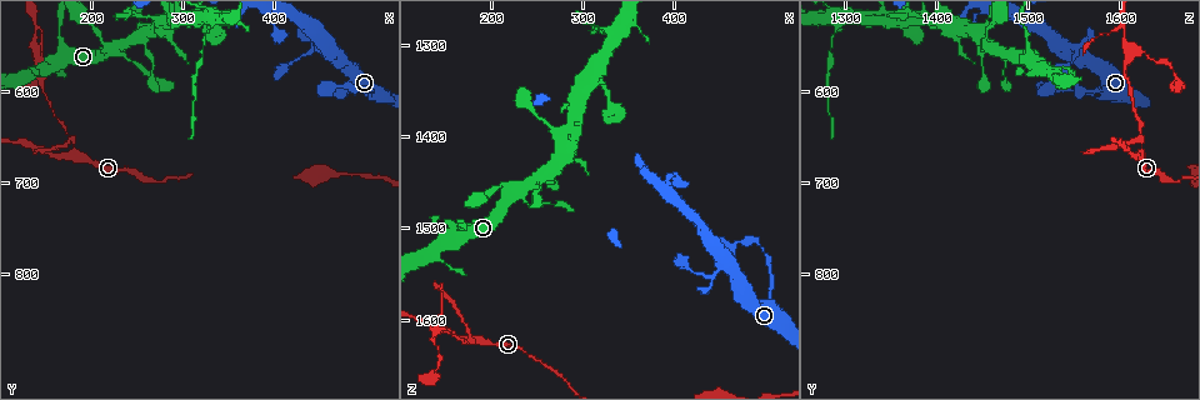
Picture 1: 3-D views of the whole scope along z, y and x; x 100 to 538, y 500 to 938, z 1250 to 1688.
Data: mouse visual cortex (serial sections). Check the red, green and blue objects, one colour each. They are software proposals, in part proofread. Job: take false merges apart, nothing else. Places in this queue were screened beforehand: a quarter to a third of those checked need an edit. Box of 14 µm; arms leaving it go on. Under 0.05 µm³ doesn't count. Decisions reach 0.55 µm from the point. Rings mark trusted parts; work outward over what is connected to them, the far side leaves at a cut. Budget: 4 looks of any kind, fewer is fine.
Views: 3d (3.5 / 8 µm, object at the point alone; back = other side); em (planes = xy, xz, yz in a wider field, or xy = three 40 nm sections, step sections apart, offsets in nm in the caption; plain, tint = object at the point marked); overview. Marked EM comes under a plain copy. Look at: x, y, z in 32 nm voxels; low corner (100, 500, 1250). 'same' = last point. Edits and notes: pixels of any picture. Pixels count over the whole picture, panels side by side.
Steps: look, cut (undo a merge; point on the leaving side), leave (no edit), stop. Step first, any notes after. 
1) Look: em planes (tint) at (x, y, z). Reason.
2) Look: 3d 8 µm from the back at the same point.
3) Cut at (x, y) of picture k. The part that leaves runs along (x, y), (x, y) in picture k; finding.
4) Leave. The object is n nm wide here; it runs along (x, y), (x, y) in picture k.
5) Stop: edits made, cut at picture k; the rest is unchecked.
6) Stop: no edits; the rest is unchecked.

Look: 3d 3.5 µm at (450, 555, 1545). Looks like a crossing.

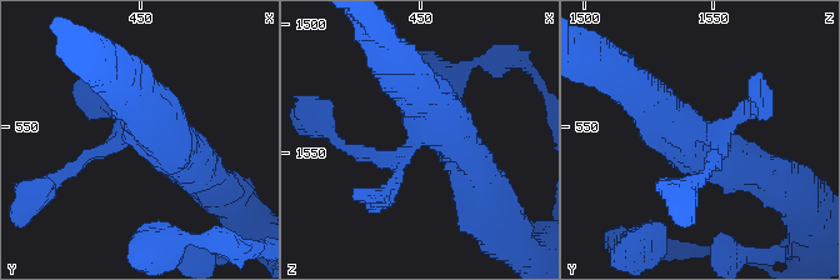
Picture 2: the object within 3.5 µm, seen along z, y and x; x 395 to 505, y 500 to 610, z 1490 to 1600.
Look: em xy step 2 (tint) at (449, 553, 1545). 4 arms meet here; the arms are 150, 200, 500, 600 nm wide; shape alone is not enough.

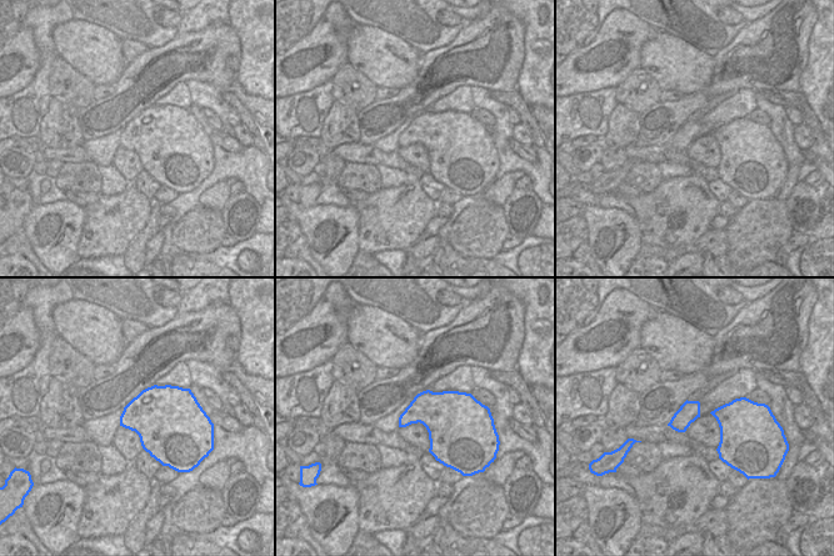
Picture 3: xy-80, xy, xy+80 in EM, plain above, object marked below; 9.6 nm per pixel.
Leave. It runs along (740, 165), (691, 146), (624, 81) in picture 2; all the same cell.

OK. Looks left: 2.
Look: 3d 3.5 µm from the back at (255, 550, 1445). Sharp bend.

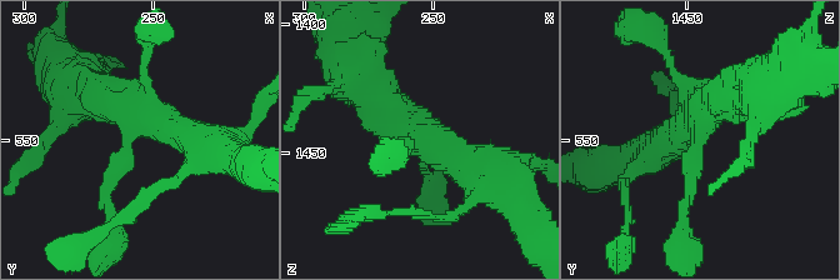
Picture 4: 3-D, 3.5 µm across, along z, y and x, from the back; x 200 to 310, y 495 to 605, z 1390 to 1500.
Look: em planes (tint) at (259, 545, 1446). 4 arms meet here; the arms are 150, 200, 450, 500 nm wide; shape alone is not enough.

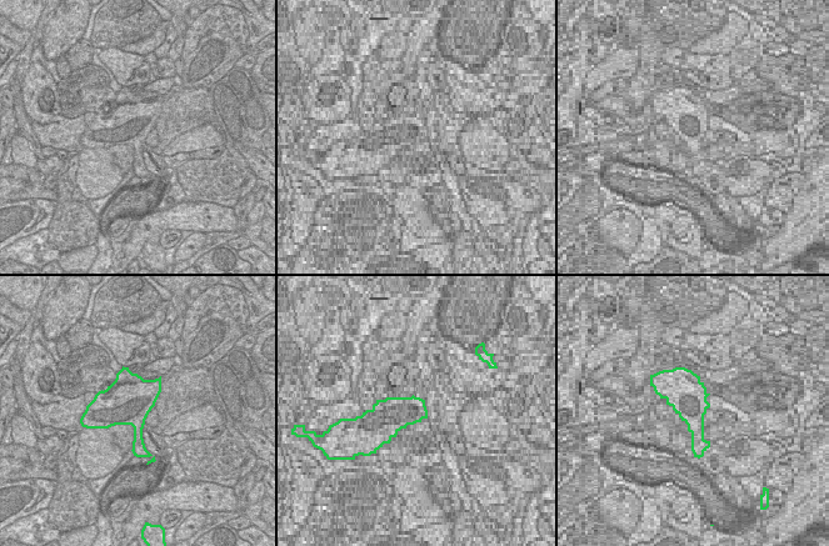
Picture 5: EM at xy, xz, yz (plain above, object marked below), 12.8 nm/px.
Leave. It runs along (491, 183), (369, 84) in picture 4; continuous, no second cell.

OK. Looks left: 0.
Stop: no edits; the rest is unchecked.

